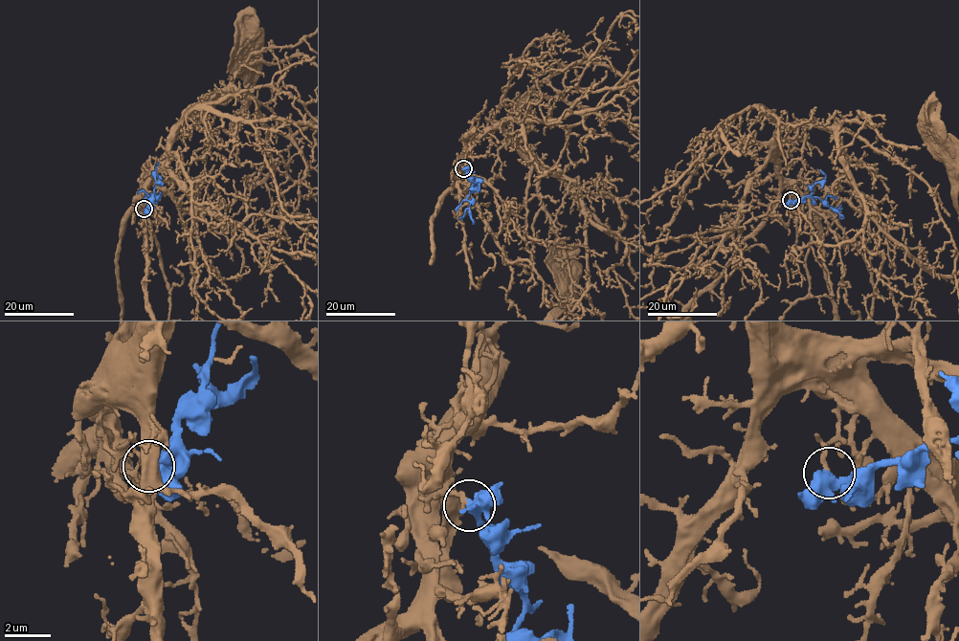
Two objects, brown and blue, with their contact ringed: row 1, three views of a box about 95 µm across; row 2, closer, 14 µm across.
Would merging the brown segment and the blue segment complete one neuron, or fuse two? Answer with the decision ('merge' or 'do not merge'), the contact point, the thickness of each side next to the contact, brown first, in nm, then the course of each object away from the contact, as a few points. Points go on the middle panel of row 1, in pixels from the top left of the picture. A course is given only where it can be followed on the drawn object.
do not merge; place (463, 168); calibres 180 and 400 nm; course brown (463, 168), (457, 164), (469, 145), (500, 127), (547, 171), (575, 181), (587, 288); course blue (464, 168), (471, 180), (467, 198), (473, 219)

